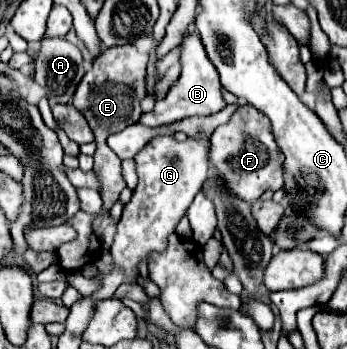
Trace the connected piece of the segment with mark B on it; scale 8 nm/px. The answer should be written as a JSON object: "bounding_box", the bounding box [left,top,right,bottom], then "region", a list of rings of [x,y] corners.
{"bounding_box":[139,31,227,127],"region":[[[195,31],[183,33],[179,51],[181,51],[181,75],[179,75],[177,83],[169,89],[169,97],[165,97],[163,101],[157,101],[155,111],[141,115],[139,123],[143,123],[145,127],[159,127],[159,125],[173,123],[173,121],[179,121],[179,119],[185,119],[191,115],[211,115],[211,113],[221,111],[227,105],[221,97],[221,83],[219,83],[217,69],[207,59],[203,43]]]}

